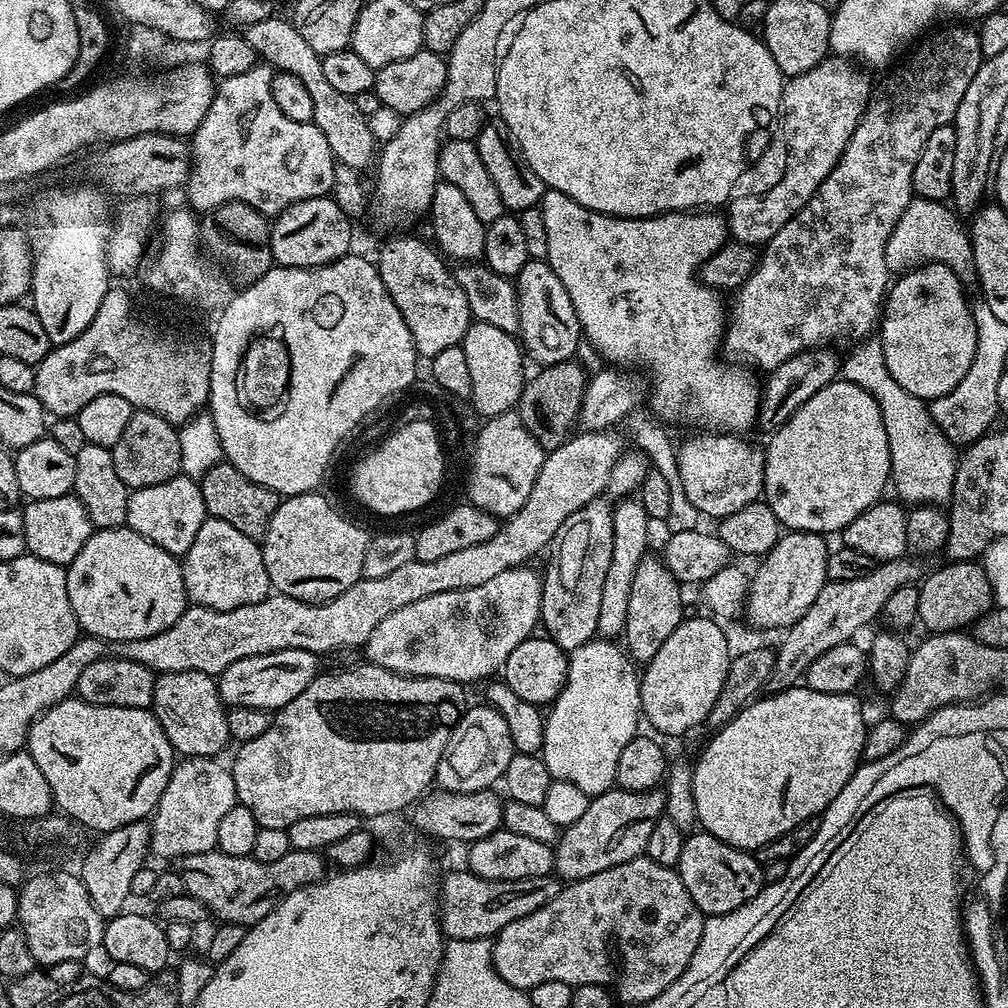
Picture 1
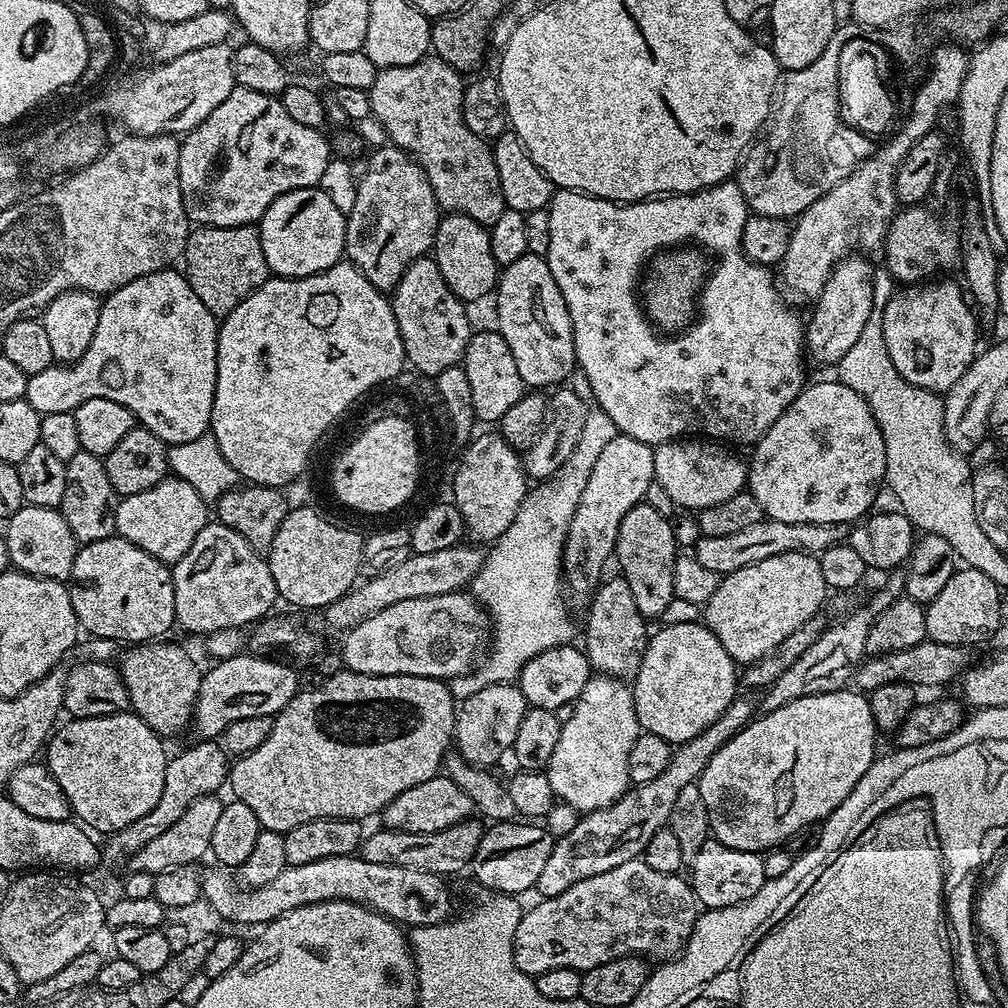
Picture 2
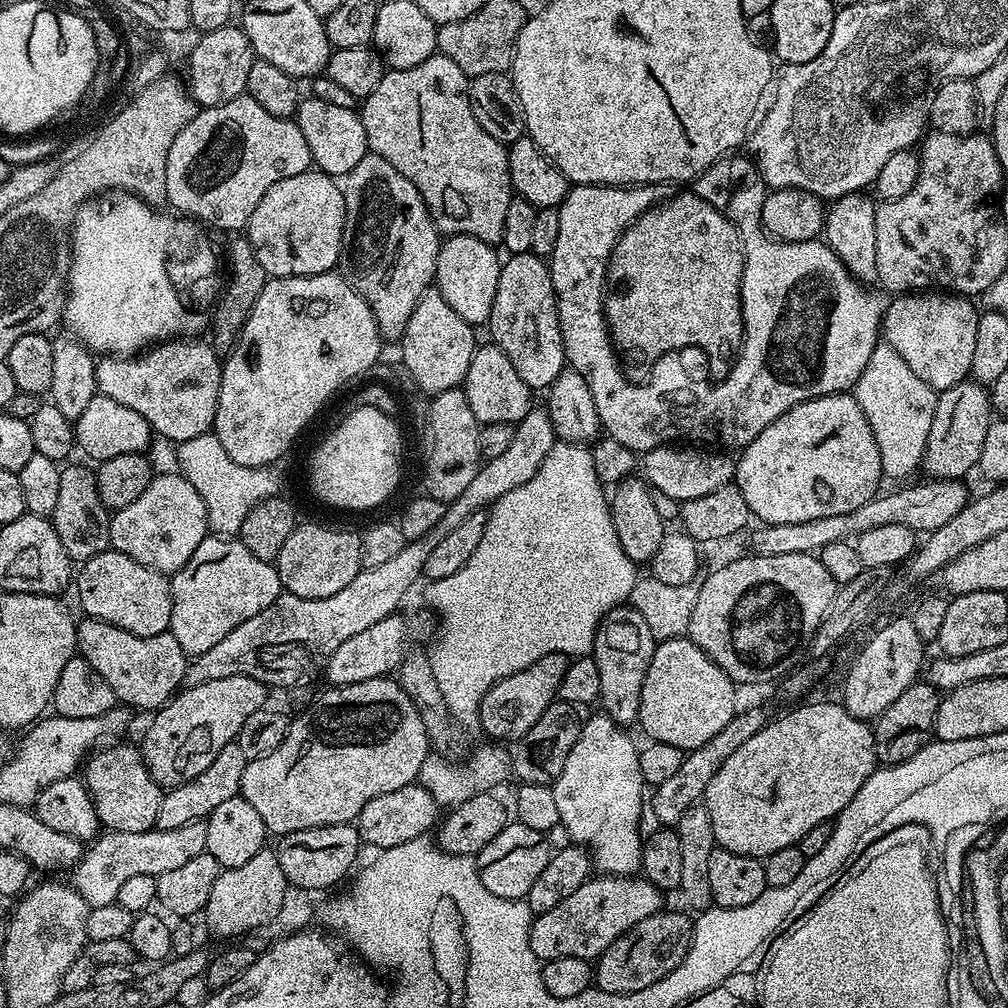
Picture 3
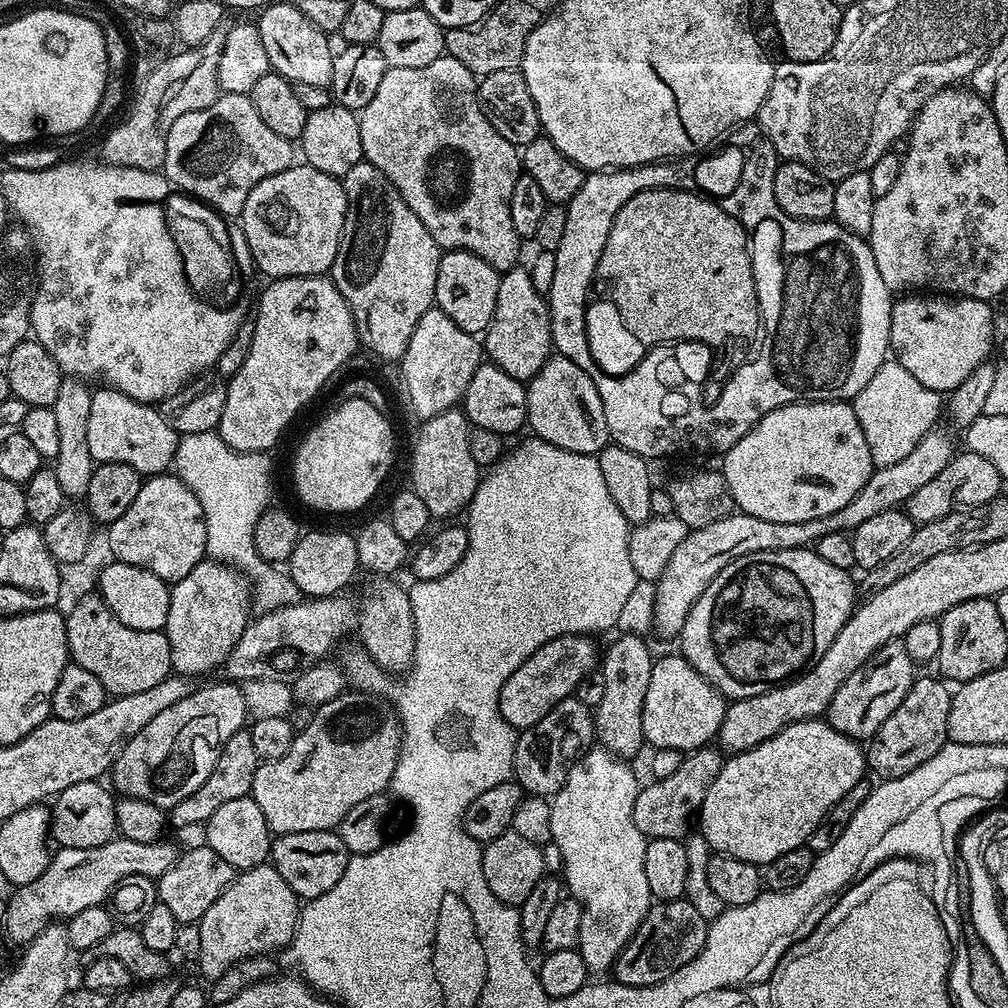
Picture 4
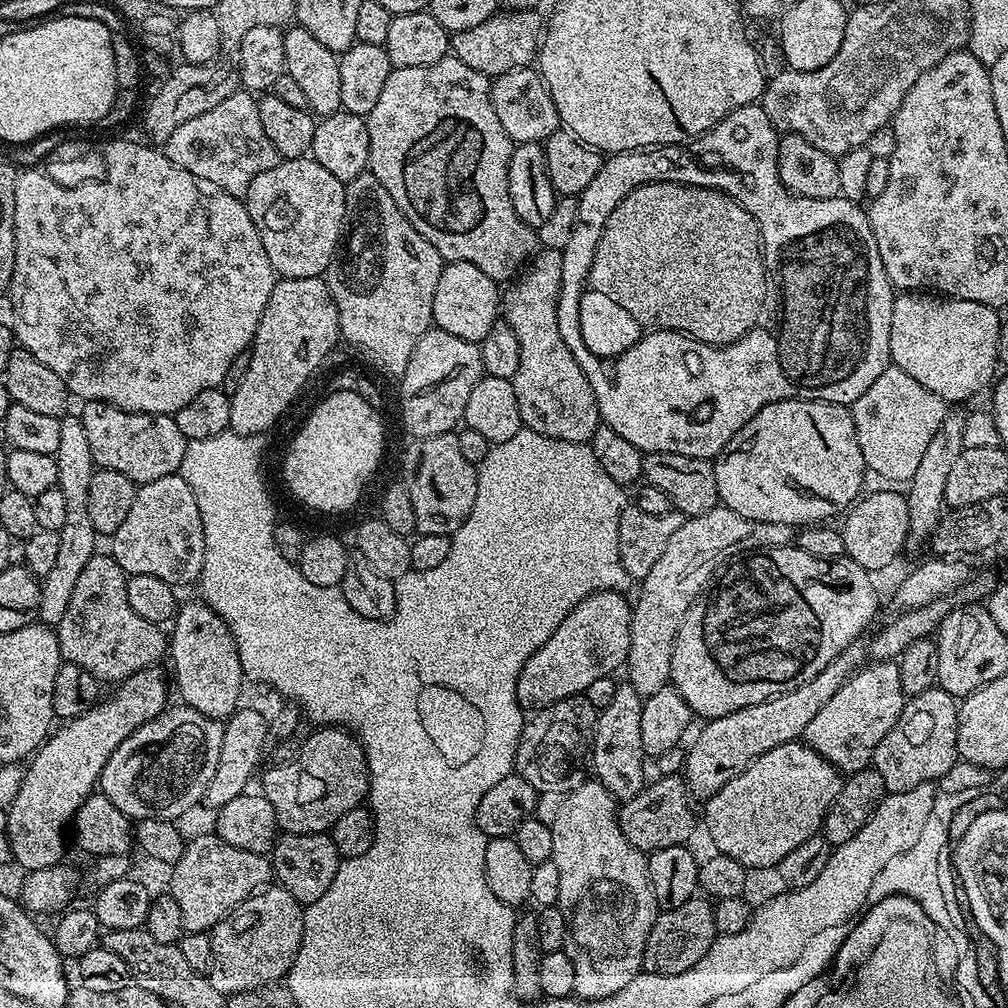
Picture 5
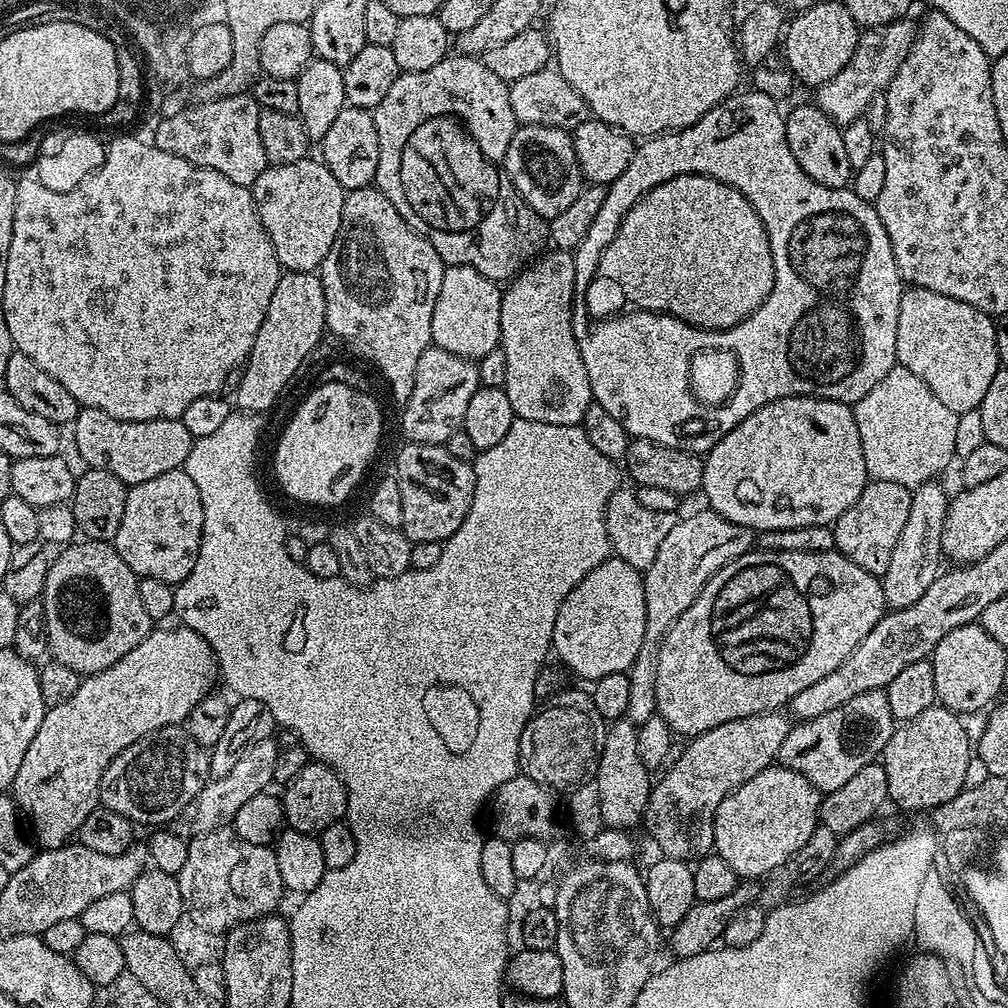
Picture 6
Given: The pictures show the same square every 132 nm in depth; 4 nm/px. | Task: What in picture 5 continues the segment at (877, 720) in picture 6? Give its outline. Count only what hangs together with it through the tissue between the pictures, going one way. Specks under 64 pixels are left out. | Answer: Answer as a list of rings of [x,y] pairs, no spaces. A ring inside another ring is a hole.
[[[877,661],[869,666],[857,671],[844,683],[842,690],[814,714],[802,737],[803,743],[829,760],[842,774],[851,774],[871,765],[874,750],[904,708],[906,697],[899,665],[895,661]]]

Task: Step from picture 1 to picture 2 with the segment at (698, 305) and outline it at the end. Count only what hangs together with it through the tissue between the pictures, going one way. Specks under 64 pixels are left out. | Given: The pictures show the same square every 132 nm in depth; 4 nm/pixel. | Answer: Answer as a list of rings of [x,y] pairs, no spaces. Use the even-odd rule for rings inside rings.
[[[727,179],[722,183],[716,183],[712,187],[704,188],[698,192],[681,192],[679,194],[669,194],[666,196],[654,196],[650,200],[636,200],[633,204],[618,204],[615,200],[603,200],[602,198],[598,198],[597,196],[588,196],[585,192],[569,192],[567,190],[556,190],[552,193],[552,203],[548,205],[548,217],[550,218],[550,250],[547,254],[547,262],[550,266],[550,274],[554,274],[554,282],[558,282],[558,290],[562,290],[562,298],[566,298],[566,310],[570,310],[570,322],[572,323],[572,329],[574,330],[574,350],[576,351],[576,362],[579,368],[579,371],[582,373],[584,371],[584,376],[588,381],[586,381],[587,387],[592,388],[594,390],[594,398],[598,402],[598,406],[602,406],[602,410],[606,410],[606,414],[610,414],[610,418],[614,418],[614,426],[616,427],[617,433],[622,435],[628,435],[630,438],[636,438],[639,442],[644,442],[648,445],[655,446],[658,444],[665,444],[667,440],[670,440],[670,434],[674,434],[676,432],[678,434],[678,430],[682,428],[682,426],[676,426],[676,424],[682,424],[680,420],[676,420],[676,412],[678,414],[684,414],[686,416],[686,412],[694,418],[694,416],[702,416],[702,420],[704,420],[704,426],[706,428],[710,428],[712,432],[714,432],[714,442],[718,442],[718,434],[722,434],[722,442],[728,446],[736,446],[732,444],[748,444],[747,446],[755,445],[757,440],[762,439],[766,434],[766,430],[770,430],[770,426],[774,426],[774,422],[778,422],[778,418],[780,415],[784,413],[785,410],[790,406],[790,402],[794,402],[794,398],[798,398],[798,394],[802,391],[802,389],[806,386],[806,379],[804,380],[804,365],[806,365],[806,354],[798,354],[796,356],[796,348],[792,346],[792,368],[788,366],[790,362],[788,362],[788,358],[790,358],[790,352],[786,350],[786,346],[780,346],[780,348],[776,348],[776,350],[772,350],[770,348],[770,332],[760,332],[760,322],[758,322],[758,318],[760,318],[760,294],[764,294],[764,290],[768,292],[770,288],[768,288],[768,279],[770,279],[770,284],[778,284],[777,277],[773,275],[771,271],[763,264],[754,264],[751,260],[745,259],[743,253],[740,251],[741,246],[741,238],[742,238],[742,230],[745,229],[745,224],[749,218],[749,210],[748,204],[745,202],[745,196],[741,192],[741,188],[737,186],[736,182],[733,179]],[[688,245],[696,245],[701,249],[713,252],[714,255],[717,256],[716,264],[714,260],[714,267],[711,269],[710,275],[705,279],[704,287],[698,297],[698,304],[701,309],[708,308],[708,320],[700,320],[697,319],[695,322],[688,325],[687,328],[682,332],[677,332],[675,334],[661,334],[654,327],[651,320],[648,319],[644,314],[644,309],[642,307],[641,301],[638,299],[638,285],[641,283],[642,275],[640,276],[640,267],[647,265],[649,261],[651,261],[652,257],[656,255],[657,252],[663,252],[665,250],[675,250],[681,246]],[[624,334],[650,334],[652,336],[652,340],[656,340],[656,342],[672,342],[672,344],[660,344],[660,346],[654,346],[646,356],[648,356],[648,362],[644,364],[644,372],[638,376],[640,378],[640,388],[642,388],[642,392],[620,392],[620,350],[624,350]],[[792,370],[792,390],[790,390],[790,386],[788,386],[788,382],[790,382],[790,378],[788,378],[788,374],[784,374],[784,372],[790,372]]]

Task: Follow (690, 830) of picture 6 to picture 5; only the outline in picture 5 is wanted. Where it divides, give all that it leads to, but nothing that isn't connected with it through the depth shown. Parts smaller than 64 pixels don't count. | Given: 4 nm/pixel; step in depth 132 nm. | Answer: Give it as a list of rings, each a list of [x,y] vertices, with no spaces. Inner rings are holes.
[[[857,642],[846,646],[842,654],[822,674],[810,678],[810,682],[802,682],[789,692],[783,692],[781,696],[770,698],[766,702],[758,702],[754,706],[746,706],[742,710],[734,710],[734,714],[726,714],[722,718],[714,718],[707,721],[704,729],[696,736],[692,745],[687,745],[684,757],[684,781],[688,783],[688,791],[697,801],[706,802],[730,778],[738,778],[750,762],[754,762],[766,750],[774,750],[774,746],[788,744],[792,740],[800,740],[804,735],[806,726],[810,726],[814,714],[842,690],[842,686],[849,680],[866,660],[866,648],[863,643]],[[700,799],[700,800],[699,800]]]

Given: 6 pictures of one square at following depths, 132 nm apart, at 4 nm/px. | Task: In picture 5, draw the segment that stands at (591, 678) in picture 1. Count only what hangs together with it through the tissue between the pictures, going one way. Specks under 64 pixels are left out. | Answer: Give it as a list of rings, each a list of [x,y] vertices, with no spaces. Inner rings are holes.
[[[595,778],[585,779],[584,783],[579,784],[573,792],[567,793],[561,800],[564,801],[561,802],[560,809],[556,812],[556,817],[551,817],[550,823],[554,834],[554,850],[552,851],[551,860],[558,866],[559,873],[560,898],[558,906],[568,923],[568,933],[564,939],[562,951],[570,958],[570,962],[574,962],[574,993],[579,999],[597,1000],[598,998],[610,998],[610,994],[618,994],[618,990],[622,990],[622,986],[628,985],[642,971],[643,952],[646,950],[647,936],[650,934],[658,915],[654,890],[648,877],[648,856],[643,852],[639,852],[634,846],[630,846],[626,834],[622,834],[618,815],[618,801],[608,793],[606,786],[602,786],[599,780]]]

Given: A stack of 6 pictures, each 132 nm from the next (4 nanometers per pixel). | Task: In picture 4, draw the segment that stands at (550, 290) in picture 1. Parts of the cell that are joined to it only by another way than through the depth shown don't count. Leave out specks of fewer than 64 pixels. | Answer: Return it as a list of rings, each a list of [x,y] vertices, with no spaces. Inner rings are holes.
[[[517,266],[501,275],[494,318],[490,318],[490,326],[482,333],[482,348],[491,363],[521,382],[532,380],[553,355],[548,302],[545,293],[534,286],[532,273],[527,267]]]

